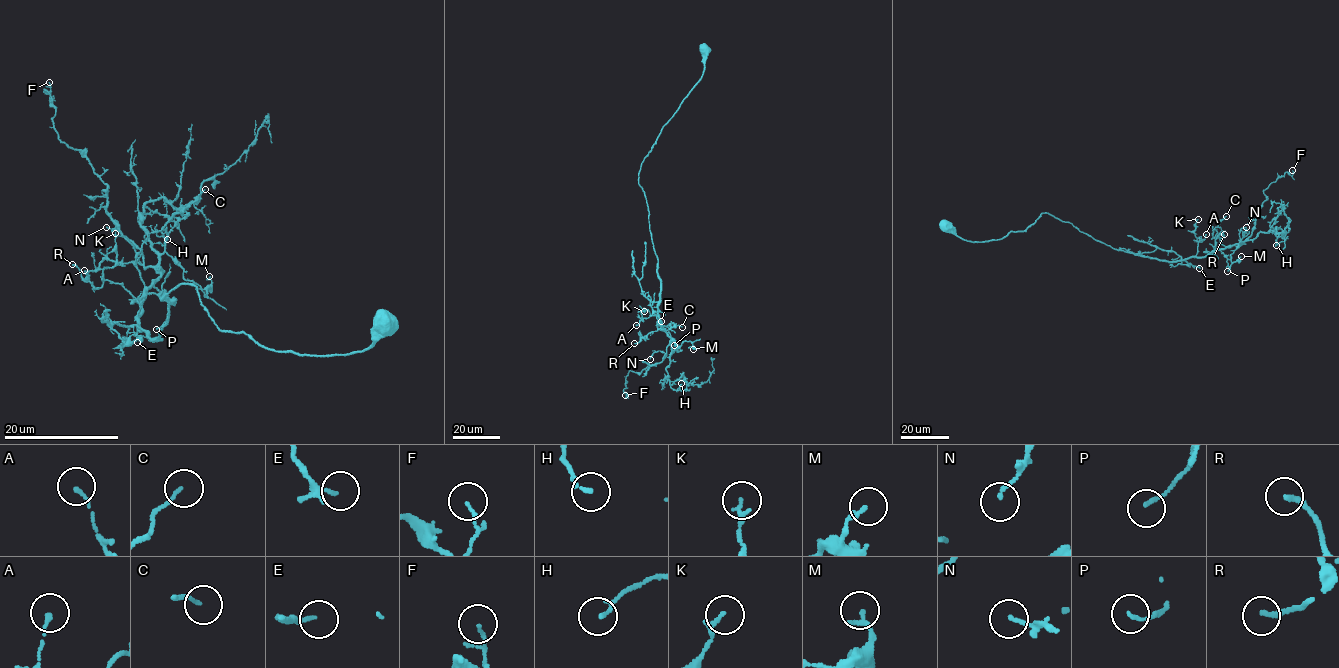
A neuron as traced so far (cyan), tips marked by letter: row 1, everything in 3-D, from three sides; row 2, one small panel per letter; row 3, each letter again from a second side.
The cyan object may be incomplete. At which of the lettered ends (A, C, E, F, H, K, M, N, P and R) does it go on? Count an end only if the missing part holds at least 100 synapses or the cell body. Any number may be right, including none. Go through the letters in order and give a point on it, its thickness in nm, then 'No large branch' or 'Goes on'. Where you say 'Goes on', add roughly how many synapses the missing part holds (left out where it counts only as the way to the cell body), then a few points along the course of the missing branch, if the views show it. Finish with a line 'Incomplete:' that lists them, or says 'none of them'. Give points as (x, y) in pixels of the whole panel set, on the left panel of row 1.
A: Place: (84, 270). Thickness 150 nm. No large branch
C: Place: (205, 189). Thickness 110 nm. No large branch
E: Place: (137, 342). Thickness 100 nm. No large branch
F: Place: (49, 82). Thickness 110 nm. No large branch
H: Place: (167, 239). Thickness 140 nm. No large branch
K: Place: (115, 233). Thickness 150 nm. No large branch
M: Place: (209, 276). Thickness 170 nm. No large branch
N: Place: (106, 227). Thickness 140 nm. No large branch
P: Place: (156, 329). Thickness 120 nm. No large branch
R: Place: (72, 264). Thickness 200 nm. No large branch
Incomplete: none of them

